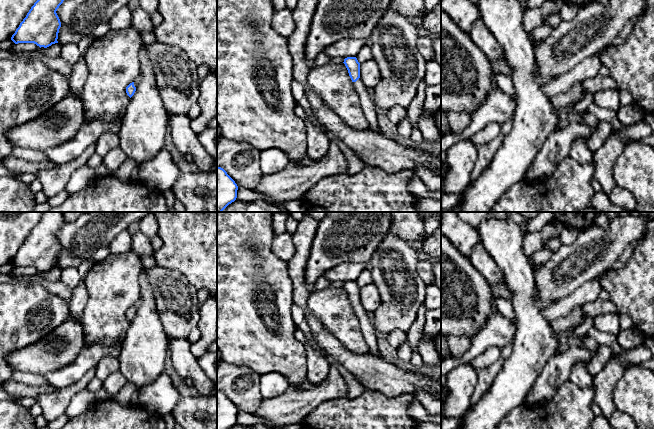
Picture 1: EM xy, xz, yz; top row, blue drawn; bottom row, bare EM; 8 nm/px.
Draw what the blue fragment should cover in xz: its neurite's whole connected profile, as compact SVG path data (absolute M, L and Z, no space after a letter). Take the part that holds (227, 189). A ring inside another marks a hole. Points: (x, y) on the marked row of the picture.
M217 167L217 212L222 212L237 198L238 186L227 172Z

